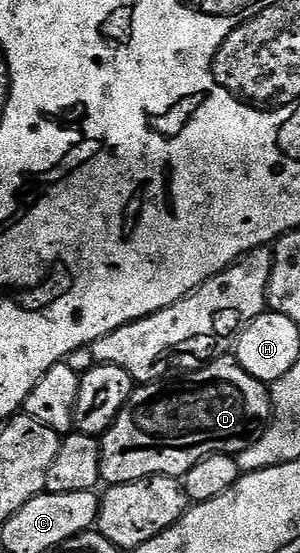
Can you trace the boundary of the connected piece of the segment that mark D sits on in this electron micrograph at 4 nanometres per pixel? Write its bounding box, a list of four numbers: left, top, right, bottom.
[100,355,272,486]

